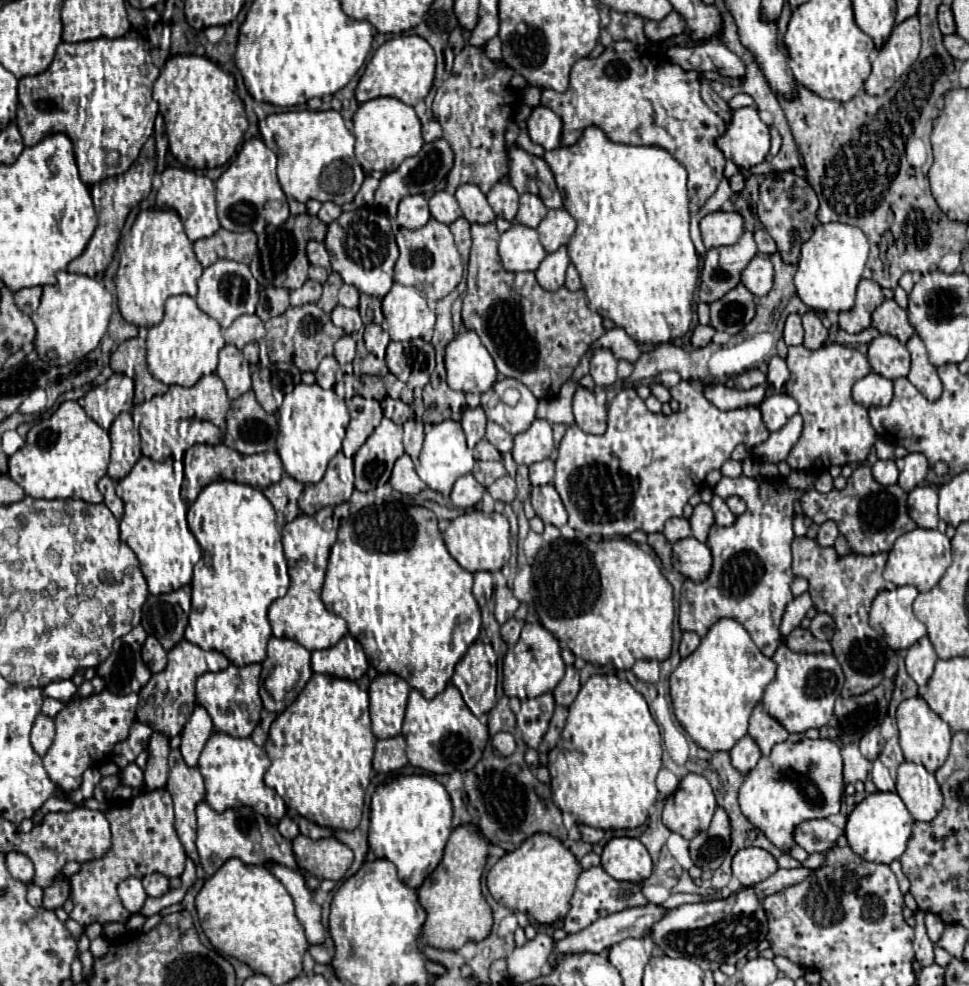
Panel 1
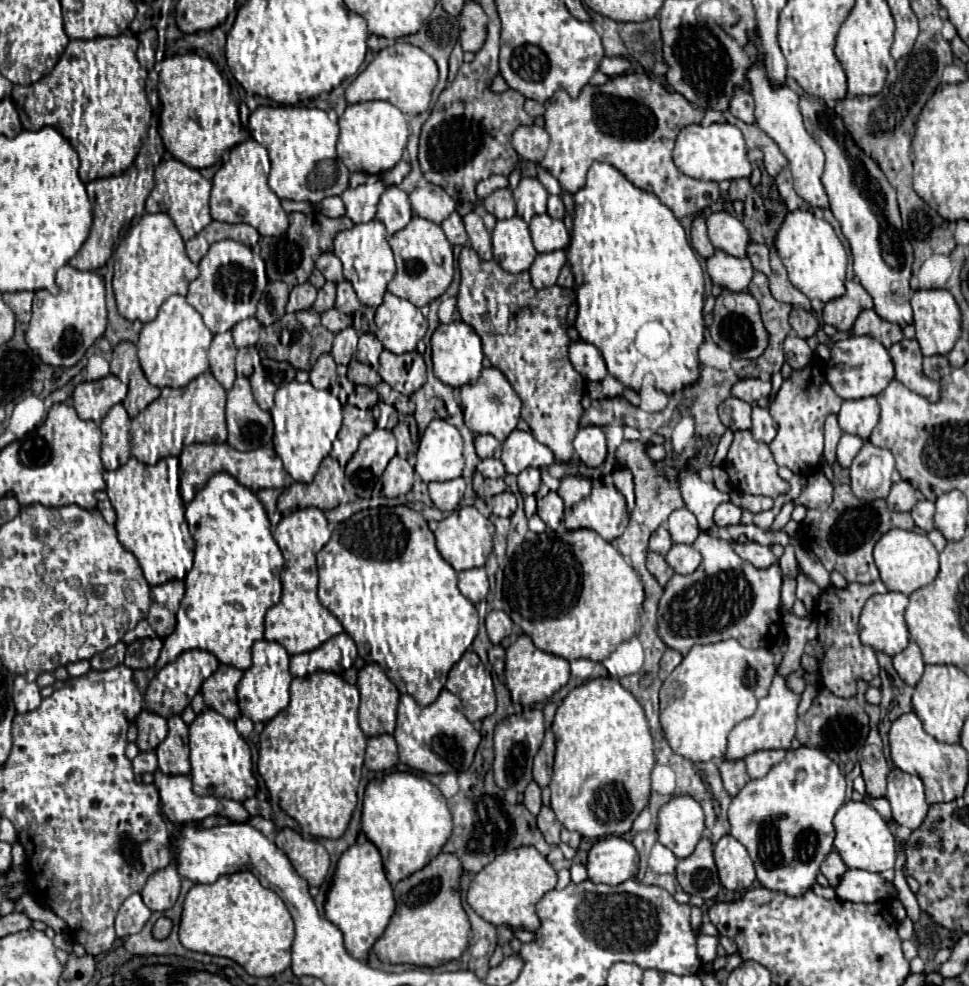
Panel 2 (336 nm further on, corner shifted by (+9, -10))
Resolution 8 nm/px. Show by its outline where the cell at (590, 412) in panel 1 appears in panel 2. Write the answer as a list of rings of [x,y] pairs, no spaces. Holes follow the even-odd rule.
[[[598,426],[580,428],[574,438],[574,450],[588,468],[598,468],[606,460],[606,436]]]

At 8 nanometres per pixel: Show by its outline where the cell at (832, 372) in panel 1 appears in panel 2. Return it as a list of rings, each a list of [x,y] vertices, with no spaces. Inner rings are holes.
[[[810,364],[804,372],[792,372],[788,380],[784,380],[780,392],[770,404],[770,414],[778,424],[778,434],[770,442],[770,450],[778,466],[790,468],[794,474],[814,474],[818,470],[820,456],[824,452],[824,420],[830,412],[838,412],[842,398],[834,394],[830,384],[824,378],[824,370],[820,364]]]

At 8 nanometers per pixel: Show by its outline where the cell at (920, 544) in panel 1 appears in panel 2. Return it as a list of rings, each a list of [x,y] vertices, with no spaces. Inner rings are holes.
[[[892,528],[874,546],[874,562],[880,572],[880,580],[892,592],[912,594],[914,590],[930,584],[938,574],[938,552],[926,534]]]

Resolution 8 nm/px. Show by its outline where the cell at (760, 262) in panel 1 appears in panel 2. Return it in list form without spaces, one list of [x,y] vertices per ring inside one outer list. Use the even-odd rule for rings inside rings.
[[[714,250],[714,254],[706,260],[706,270],[714,284],[730,292],[742,292],[752,280],[752,264],[748,258],[734,258],[724,250]]]

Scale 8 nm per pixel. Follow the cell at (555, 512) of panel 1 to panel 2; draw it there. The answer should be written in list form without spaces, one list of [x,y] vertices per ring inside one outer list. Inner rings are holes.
[[[548,492],[542,500],[538,500],[538,516],[552,528],[558,530],[564,518],[564,502],[558,492]]]

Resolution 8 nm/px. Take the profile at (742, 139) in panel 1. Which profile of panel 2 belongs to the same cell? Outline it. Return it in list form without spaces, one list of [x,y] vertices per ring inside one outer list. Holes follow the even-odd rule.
[[[724,122],[724,124],[710,124],[710,126],[686,126],[676,138],[674,146],[674,164],[680,172],[696,180],[734,180],[734,178],[749,178],[752,166],[746,156],[746,144],[742,132]]]

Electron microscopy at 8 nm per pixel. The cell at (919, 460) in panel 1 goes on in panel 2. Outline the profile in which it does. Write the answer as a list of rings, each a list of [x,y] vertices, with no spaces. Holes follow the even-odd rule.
[[[900,480],[896,484],[892,484],[892,490],[890,490],[890,496],[886,498],[888,508],[896,510],[896,512],[910,512],[914,508],[914,504],[918,502],[916,496],[916,490]]]

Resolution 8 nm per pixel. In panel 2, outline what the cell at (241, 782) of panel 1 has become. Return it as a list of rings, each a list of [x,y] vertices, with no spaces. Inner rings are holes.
[[[204,708],[190,724],[190,762],[194,792],[200,796],[224,796],[236,802],[244,802],[256,794],[256,778],[252,774],[248,744],[236,732],[234,722],[212,708]]]

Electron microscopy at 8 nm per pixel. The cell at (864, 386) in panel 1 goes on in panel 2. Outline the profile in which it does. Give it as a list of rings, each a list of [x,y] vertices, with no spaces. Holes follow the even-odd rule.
[[[872,396],[860,400],[844,400],[838,412],[842,432],[856,434],[862,440],[870,438],[870,432],[876,428],[878,418],[880,418],[880,406]]]

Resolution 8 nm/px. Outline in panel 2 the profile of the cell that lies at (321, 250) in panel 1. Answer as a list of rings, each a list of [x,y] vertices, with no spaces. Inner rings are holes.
[[[324,252],[318,260],[316,260],[316,268],[326,276],[326,280],[330,282],[340,282],[344,280],[342,276],[342,262],[332,254],[332,252]]]

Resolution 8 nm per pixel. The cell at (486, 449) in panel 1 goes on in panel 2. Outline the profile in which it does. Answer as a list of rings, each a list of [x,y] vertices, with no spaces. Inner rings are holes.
[[[480,460],[476,470],[486,478],[504,478],[506,476],[504,464],[500,460]]]

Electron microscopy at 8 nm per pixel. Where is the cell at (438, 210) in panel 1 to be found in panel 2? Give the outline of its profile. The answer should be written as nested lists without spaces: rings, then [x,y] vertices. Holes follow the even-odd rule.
[[[422,182],[410,194],[410,204],[416,216],[426,218],[436,224],[446,220],[456,210],[456,202],[444,192],[444,188],[430,182]]]

